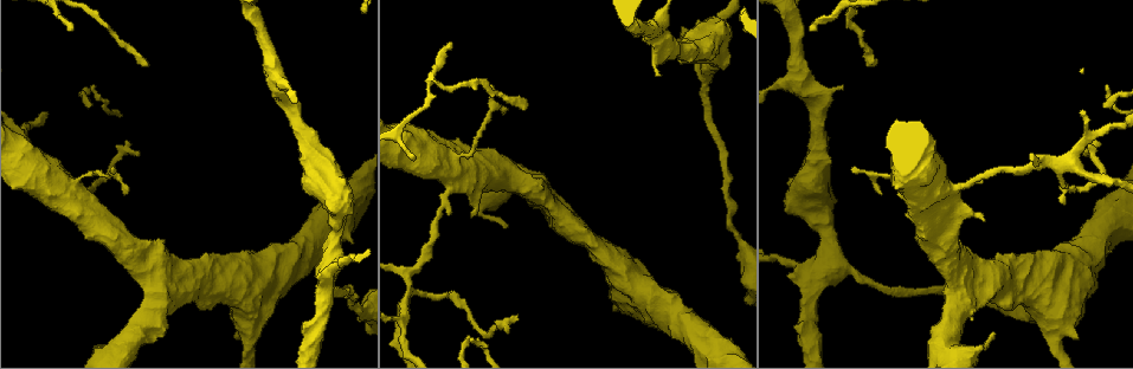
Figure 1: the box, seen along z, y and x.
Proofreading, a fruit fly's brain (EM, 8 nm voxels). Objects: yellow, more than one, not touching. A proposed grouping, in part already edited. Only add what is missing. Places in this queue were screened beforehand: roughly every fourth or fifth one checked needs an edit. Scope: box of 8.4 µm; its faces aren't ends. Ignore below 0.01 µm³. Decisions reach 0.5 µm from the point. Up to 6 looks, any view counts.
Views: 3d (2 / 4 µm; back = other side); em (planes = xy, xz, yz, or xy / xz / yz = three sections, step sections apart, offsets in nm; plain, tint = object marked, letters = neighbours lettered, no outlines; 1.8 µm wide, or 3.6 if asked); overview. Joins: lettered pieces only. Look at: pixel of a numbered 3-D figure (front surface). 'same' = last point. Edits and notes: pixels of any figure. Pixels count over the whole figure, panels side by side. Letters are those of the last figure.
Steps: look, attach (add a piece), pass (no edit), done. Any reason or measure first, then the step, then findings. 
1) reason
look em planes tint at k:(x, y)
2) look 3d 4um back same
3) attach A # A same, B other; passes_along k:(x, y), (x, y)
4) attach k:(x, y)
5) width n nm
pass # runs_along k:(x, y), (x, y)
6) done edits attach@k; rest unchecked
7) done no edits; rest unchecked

branch stops here
look em planes tint at 1:(696, 20)

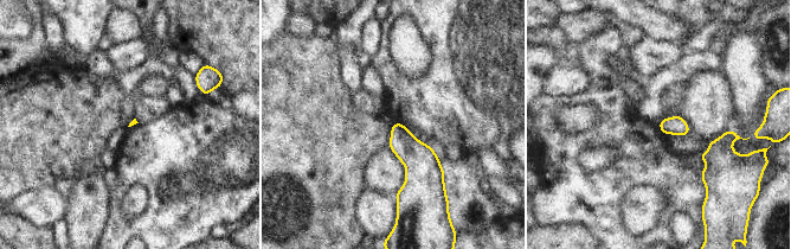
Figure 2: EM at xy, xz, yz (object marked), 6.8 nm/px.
look em planes letters same

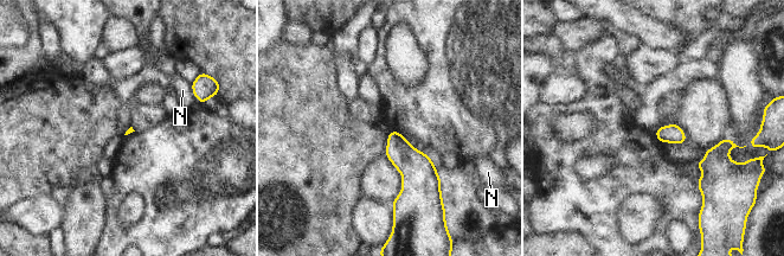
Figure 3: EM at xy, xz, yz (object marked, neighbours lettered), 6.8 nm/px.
pass # N other; none of them fits

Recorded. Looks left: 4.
an open end
look em planes tint at 1:(983, 219)

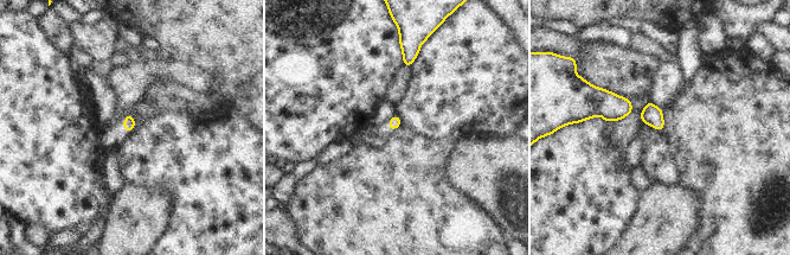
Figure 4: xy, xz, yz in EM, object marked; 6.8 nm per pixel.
what lies round it
look em planes letters same

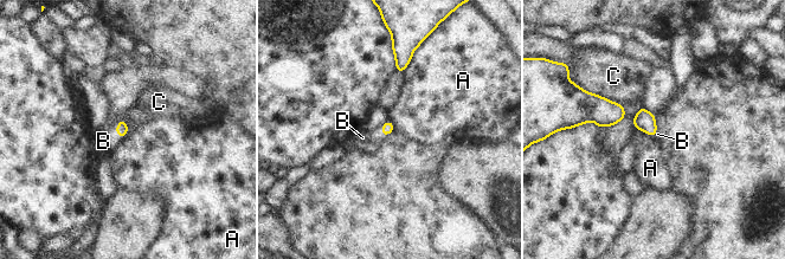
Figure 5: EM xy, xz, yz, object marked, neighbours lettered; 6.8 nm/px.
attach B # A other, B same, C other; passes_along 5:(121, 129), (116, 128), (103, 141); it goes on there

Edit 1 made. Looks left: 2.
redraw
look overview

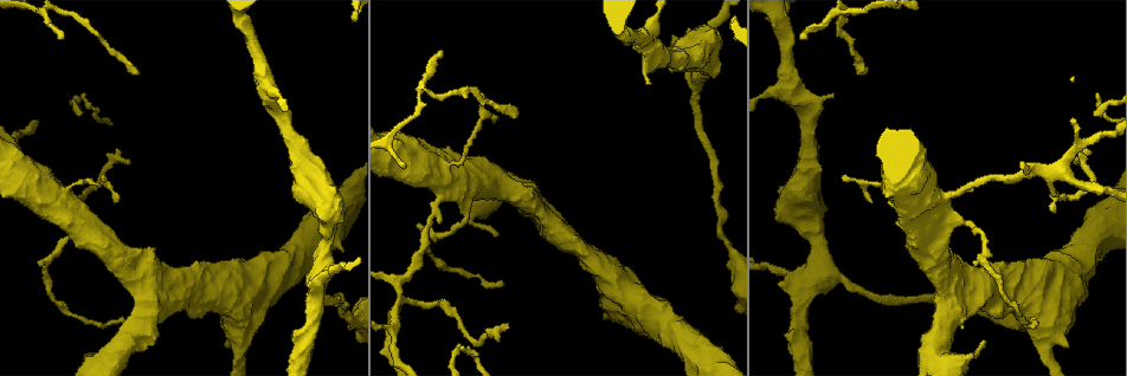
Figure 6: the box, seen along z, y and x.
tapers out
look em planes letters at 6:(439, 51)

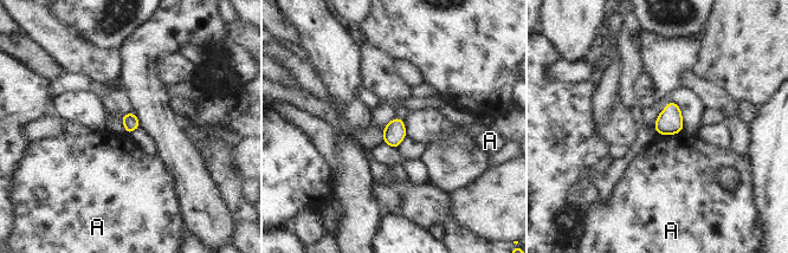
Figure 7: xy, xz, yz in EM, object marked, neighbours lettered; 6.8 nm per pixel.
pass # A other; border 7:(682, 130), (663, 135); none of them fits

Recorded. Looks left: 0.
done edits attach@5; rest unchecked

